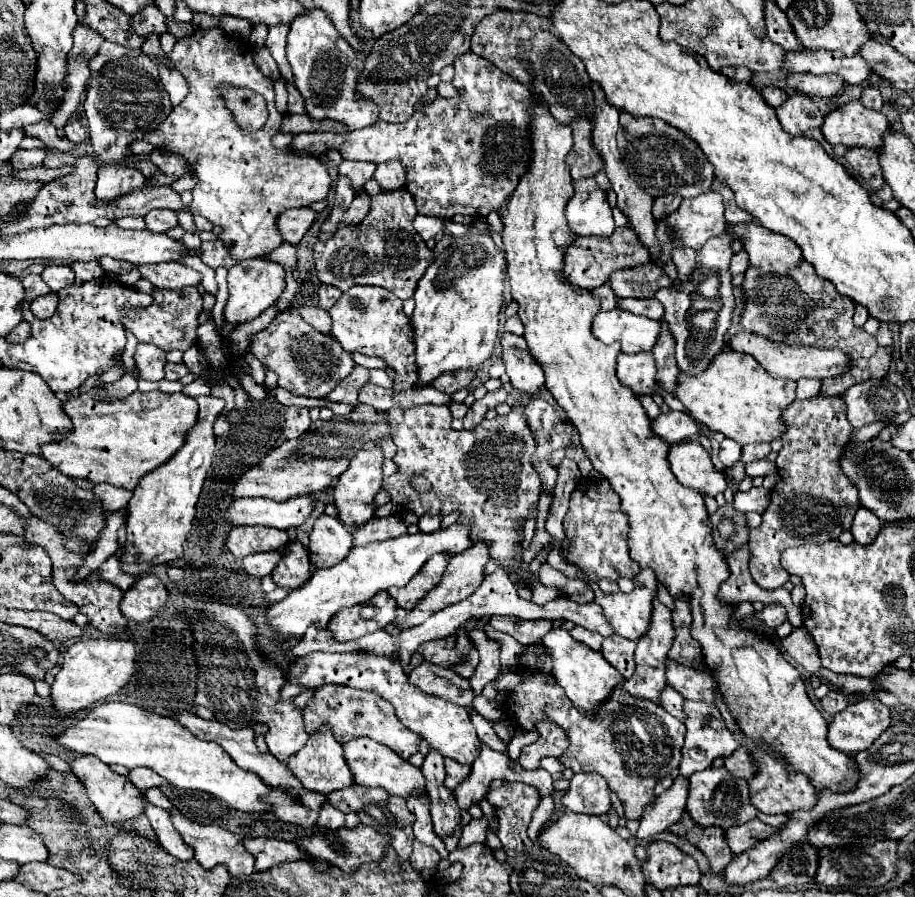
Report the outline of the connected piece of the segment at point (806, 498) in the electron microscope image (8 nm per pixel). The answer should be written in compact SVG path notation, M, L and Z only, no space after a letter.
M823 396L795 400L783 410L781 420L785 424L781 436L783 448L777 456L781 482L771 490L771 500L763 512L761 526L753 528L749 534L749 570L763 590L781 588L789 580L787 570L783 570L779 562L785 548L803 542L821 544L837 538L845 526L851 528L853 516L859 508L859 492L847 482L847 476L841 474L843 470L839 470L843 446L853 434L853 427L845 418L843 400Z

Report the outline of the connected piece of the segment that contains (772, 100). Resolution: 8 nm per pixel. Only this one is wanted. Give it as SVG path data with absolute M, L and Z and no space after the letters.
M765 86L761 88L763 98L772 108L778 108L787 98L788 95L782 90L774 86Z

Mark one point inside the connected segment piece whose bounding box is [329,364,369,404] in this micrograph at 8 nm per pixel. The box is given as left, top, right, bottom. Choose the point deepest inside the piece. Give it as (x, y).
(347, 391)

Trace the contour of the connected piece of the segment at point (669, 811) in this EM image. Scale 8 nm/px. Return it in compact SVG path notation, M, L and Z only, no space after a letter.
M677 776L671 788L667 788L667 792L655 796L655 800L645 806L641 816L641 826L637 830L639 840L653 838L657 832L667 830L671 824L675 824L681 818L687 802L687 786L689 780Z

